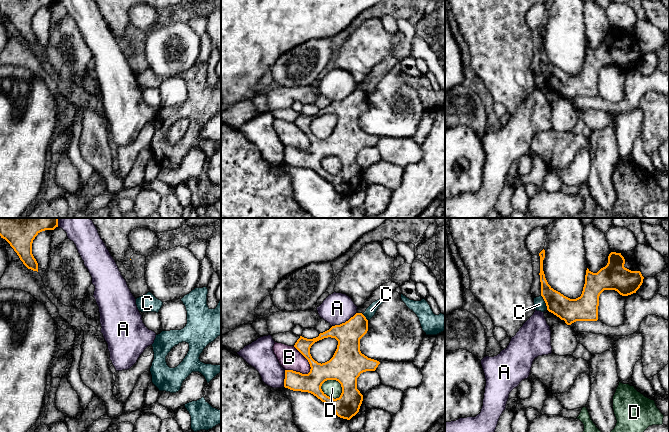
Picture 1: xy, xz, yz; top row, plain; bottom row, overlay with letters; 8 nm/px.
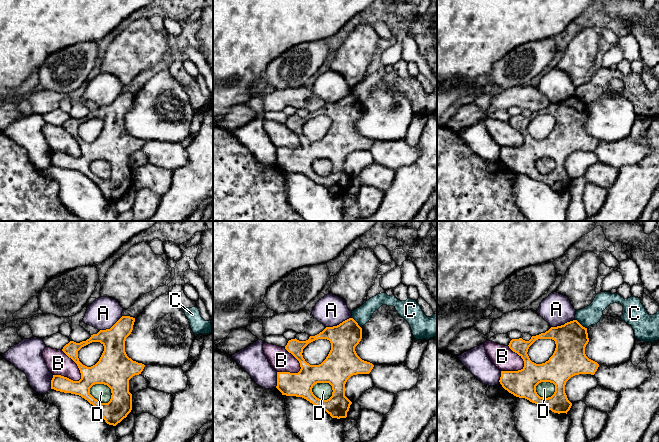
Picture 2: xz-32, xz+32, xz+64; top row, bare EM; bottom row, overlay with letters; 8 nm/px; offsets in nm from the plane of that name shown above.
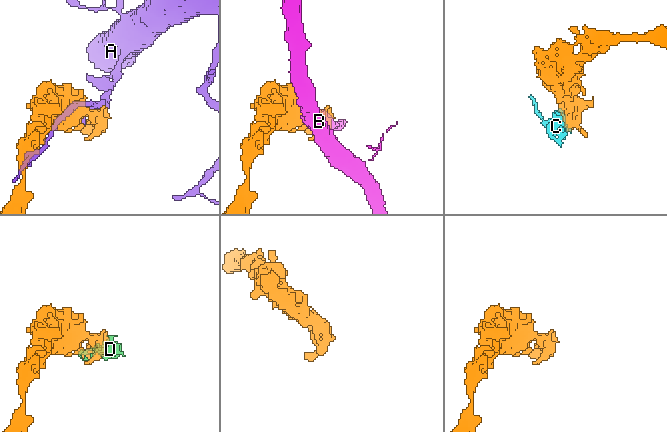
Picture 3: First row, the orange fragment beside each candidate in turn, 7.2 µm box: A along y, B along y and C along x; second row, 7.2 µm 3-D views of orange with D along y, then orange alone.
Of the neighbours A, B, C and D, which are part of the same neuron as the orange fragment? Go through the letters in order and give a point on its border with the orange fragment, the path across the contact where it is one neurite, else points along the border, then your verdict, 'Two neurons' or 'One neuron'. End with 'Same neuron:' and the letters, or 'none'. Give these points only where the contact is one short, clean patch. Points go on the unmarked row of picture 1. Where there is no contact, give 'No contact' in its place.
A: Touches orange at xz (345, 98). Two neurons
B: Touches orange at xz (307, 135). Two neurons
C: Touches orange at yz (545, 78). Boundary: yz (541, 71), (547, 85). Two neurons
D: Touches orange at xz (330, 173). Two neurons
Same neuron: none

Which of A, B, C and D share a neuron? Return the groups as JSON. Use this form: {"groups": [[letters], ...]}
{"groups": [["A"], ["B"], ["C", "D"]]}

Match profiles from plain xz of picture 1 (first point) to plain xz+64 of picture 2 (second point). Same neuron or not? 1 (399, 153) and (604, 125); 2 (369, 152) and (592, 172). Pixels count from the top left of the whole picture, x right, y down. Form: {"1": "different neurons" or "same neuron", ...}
{"1": "different neurons", "2": "different neurons"}

